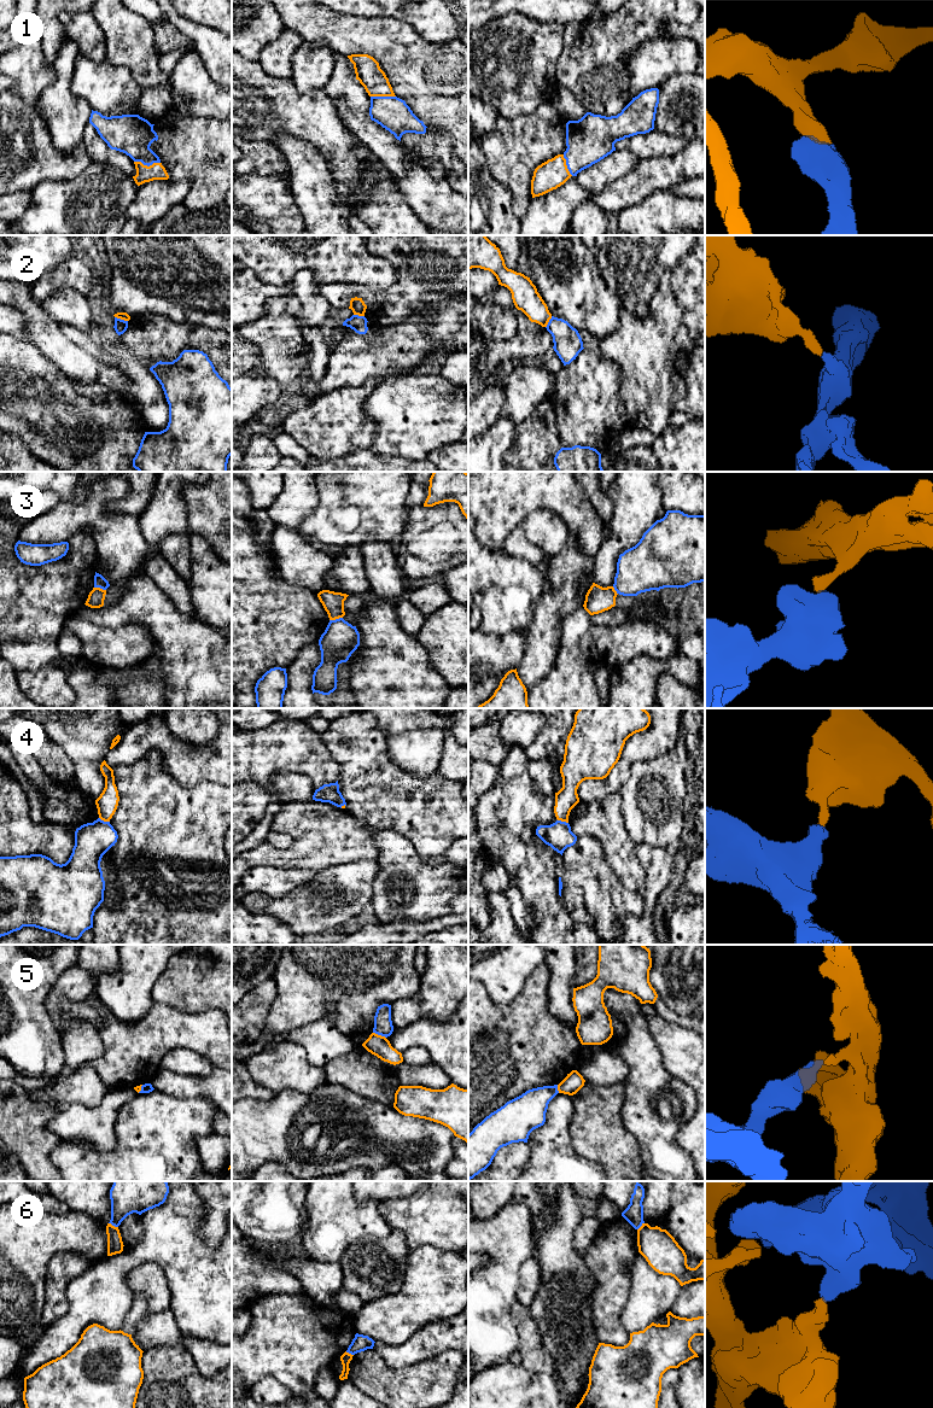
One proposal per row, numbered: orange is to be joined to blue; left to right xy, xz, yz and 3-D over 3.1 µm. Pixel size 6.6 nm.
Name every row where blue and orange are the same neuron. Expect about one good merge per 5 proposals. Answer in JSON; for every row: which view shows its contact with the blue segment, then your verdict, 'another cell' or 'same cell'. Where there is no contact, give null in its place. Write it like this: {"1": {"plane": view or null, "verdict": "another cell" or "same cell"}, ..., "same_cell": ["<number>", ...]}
{"1": {"plane": "xy", "verdict": "same cell"}, "2": {"plane": "xy", "verdict": "another cell"}, "3": {"plane": "xz", "verdict": "another cell"}, "4": {"plane": "xy", "verdict": "another cell"}, "5": {"plane": "xz", "verdict": "another cell"}, "6": {"plane": "xy", "verdict": "another cell"}, "same_cell": ["1"]}

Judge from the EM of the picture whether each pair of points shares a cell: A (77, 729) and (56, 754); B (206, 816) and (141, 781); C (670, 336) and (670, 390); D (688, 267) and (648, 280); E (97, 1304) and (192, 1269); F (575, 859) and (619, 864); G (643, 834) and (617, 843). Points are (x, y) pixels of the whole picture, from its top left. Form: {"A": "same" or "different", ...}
{"A": "different", "B": "same", "C": "same", "D": "different", "E": "same", "F": "different", "G": "different"}

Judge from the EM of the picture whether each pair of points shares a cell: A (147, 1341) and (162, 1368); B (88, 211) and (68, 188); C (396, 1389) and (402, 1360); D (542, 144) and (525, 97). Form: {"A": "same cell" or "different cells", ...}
{"A": "different cells", "B": "same cell", "C": "different cells", "D": "different cells"}

